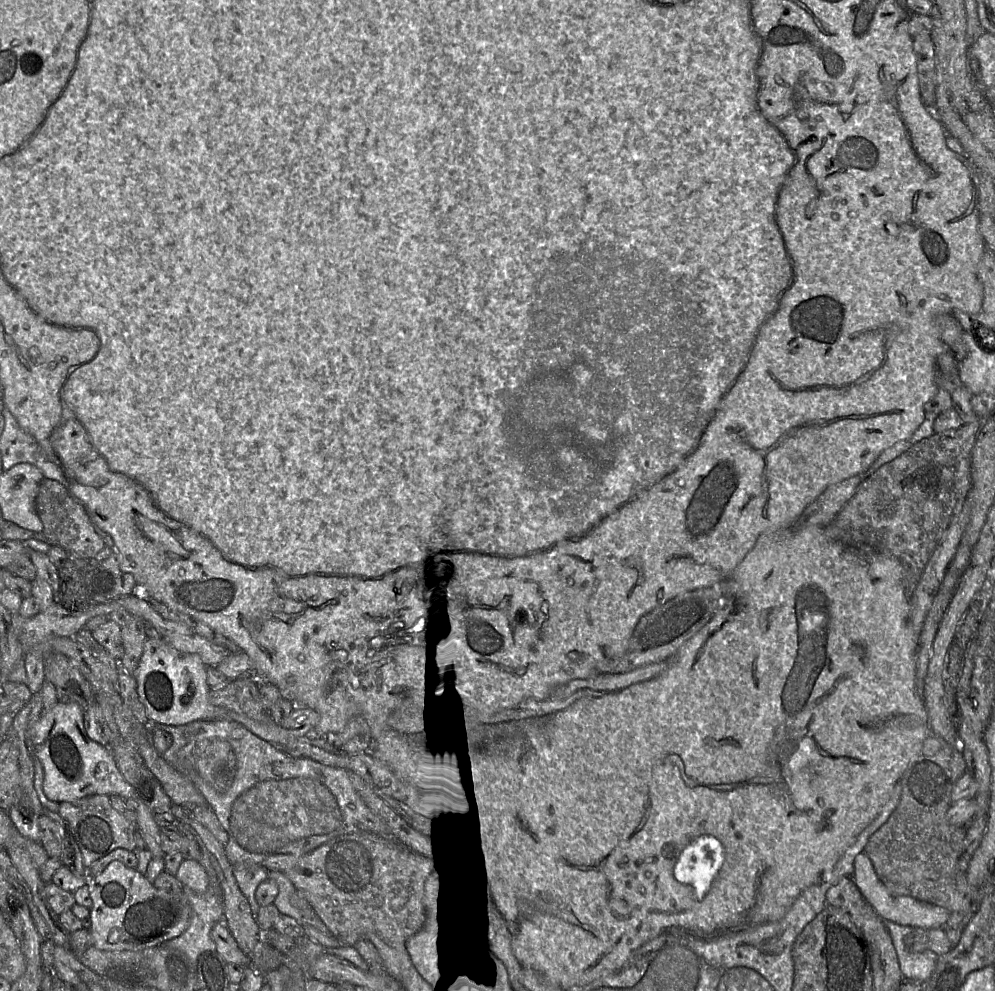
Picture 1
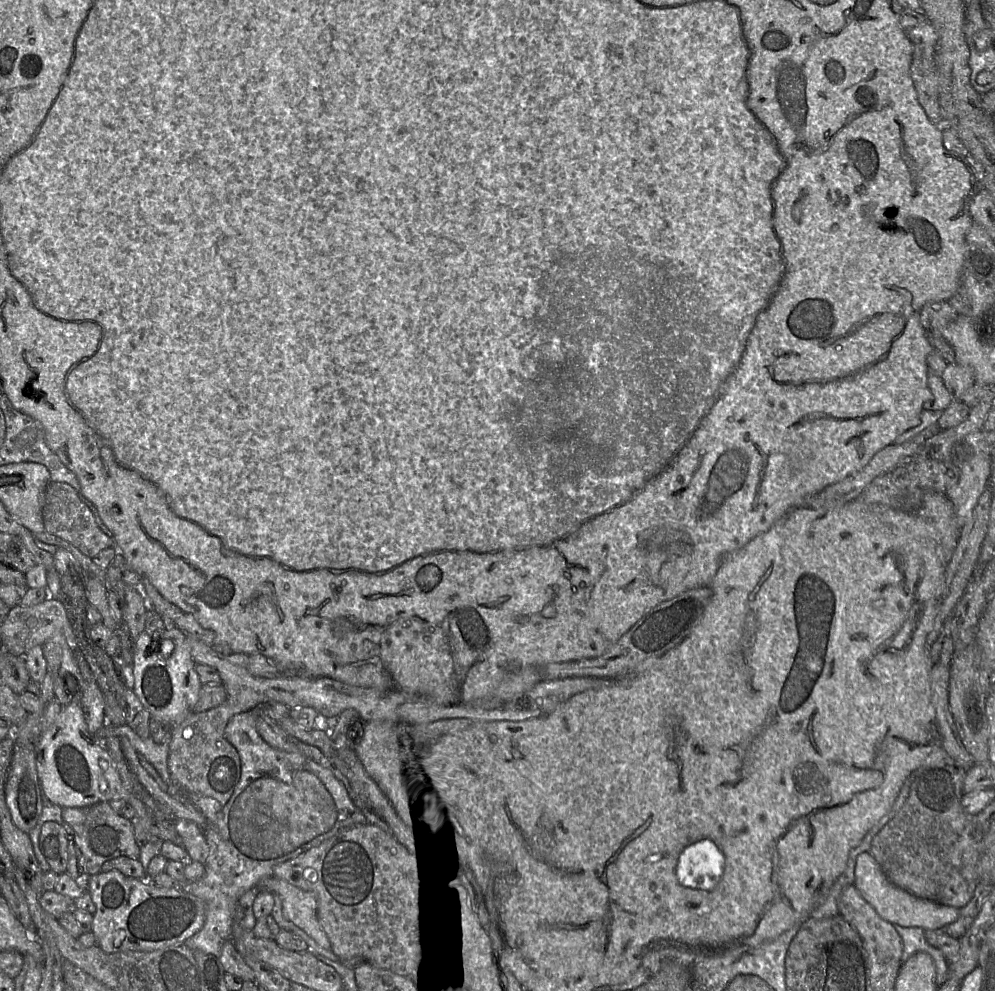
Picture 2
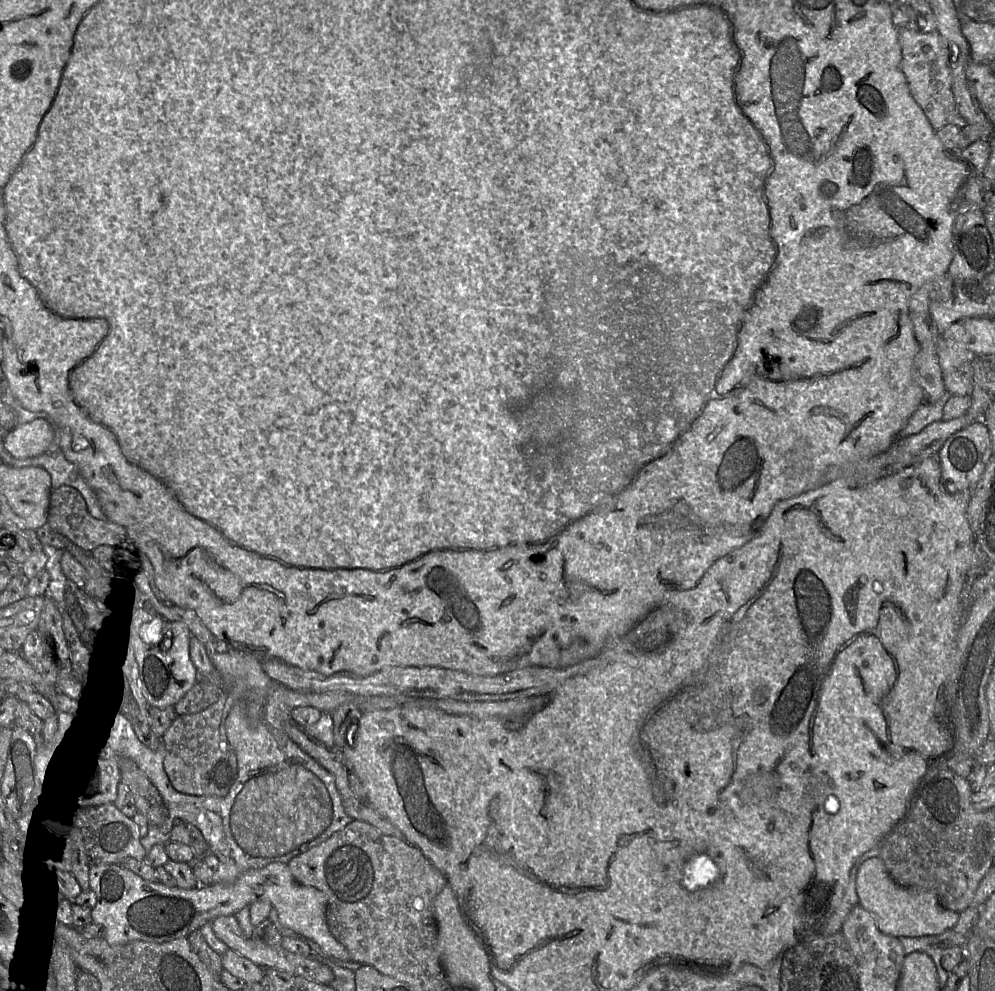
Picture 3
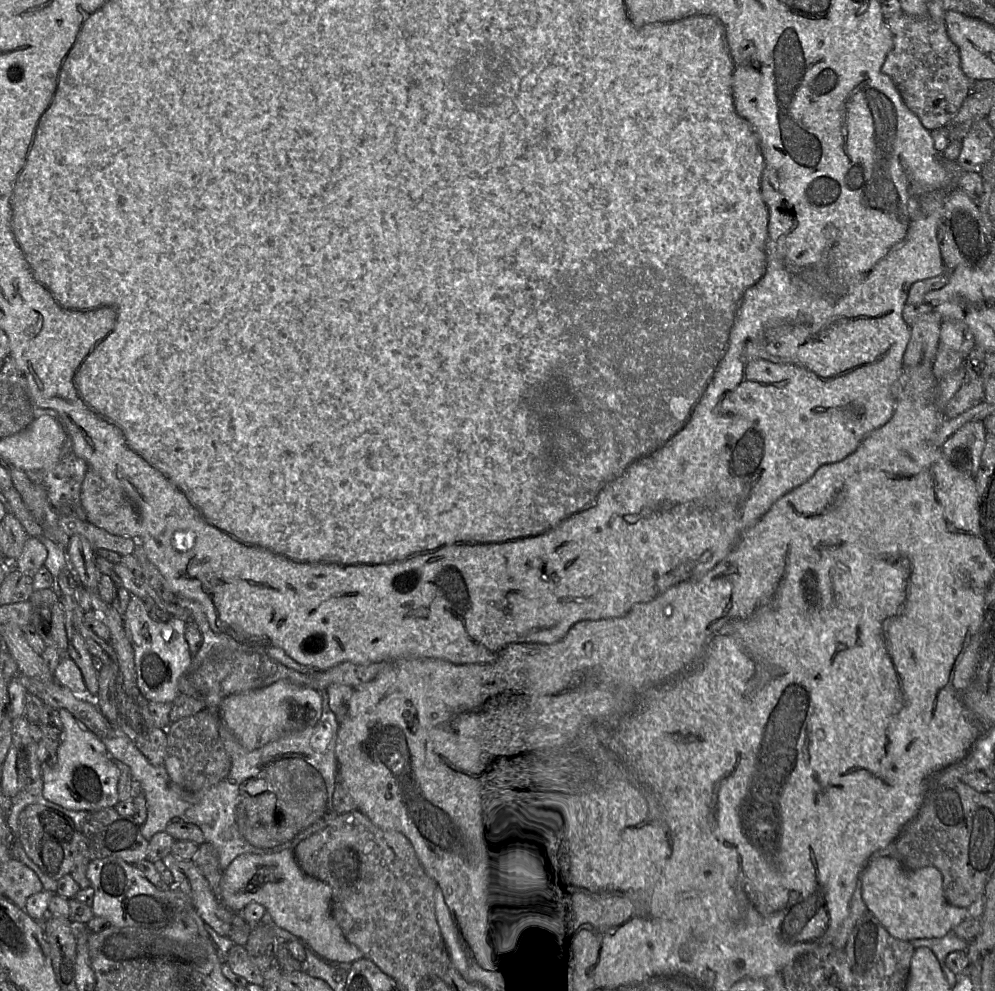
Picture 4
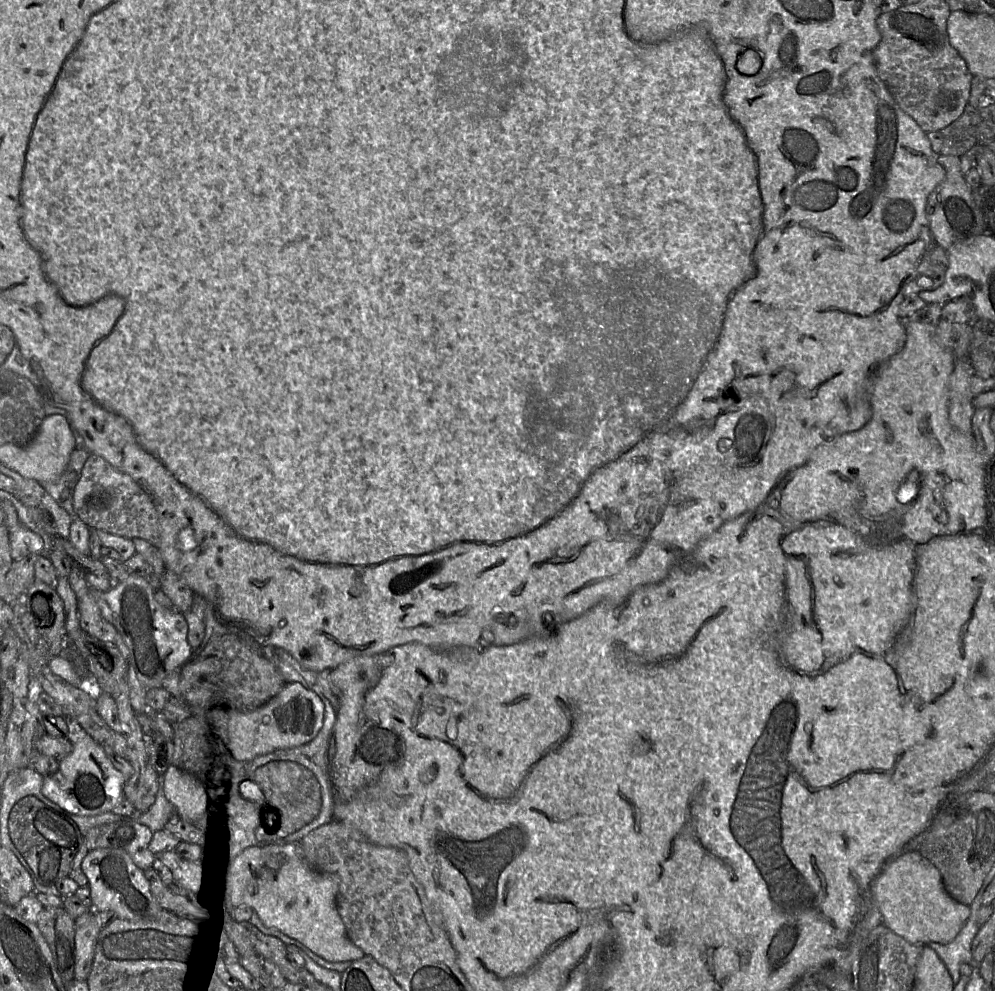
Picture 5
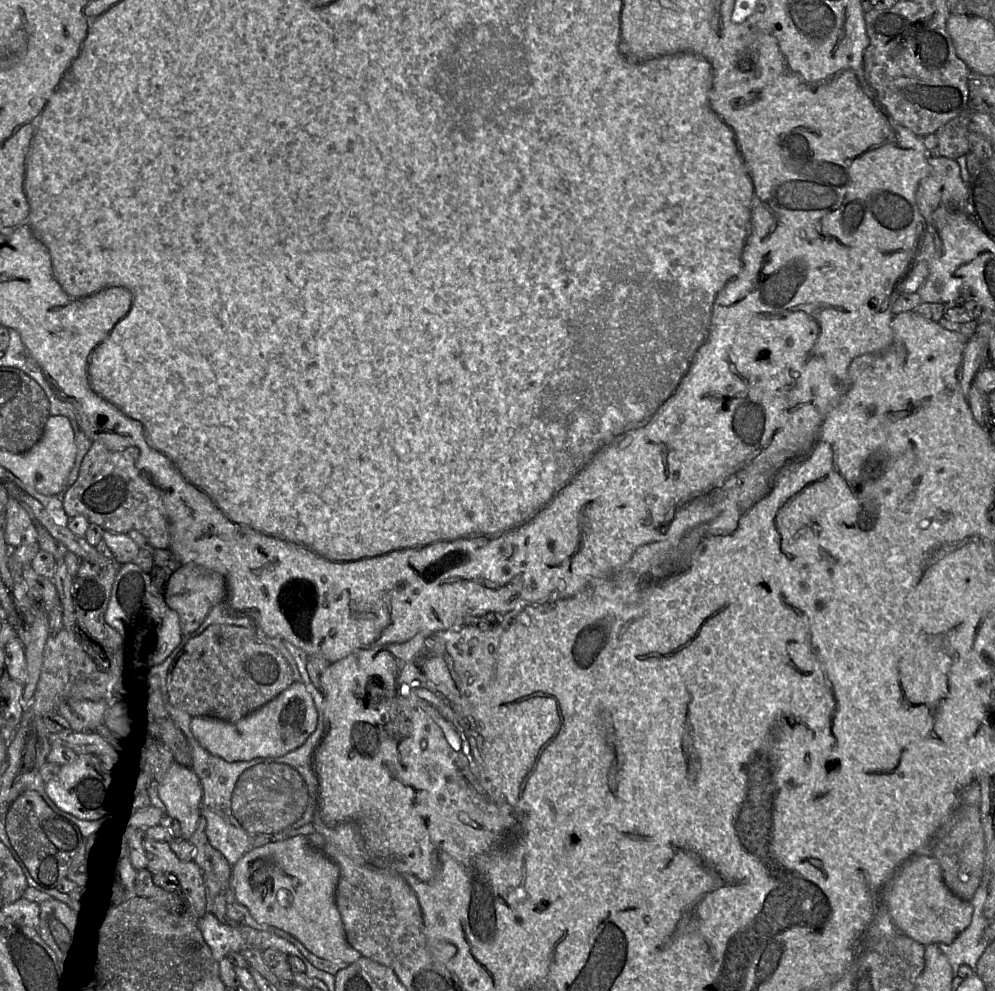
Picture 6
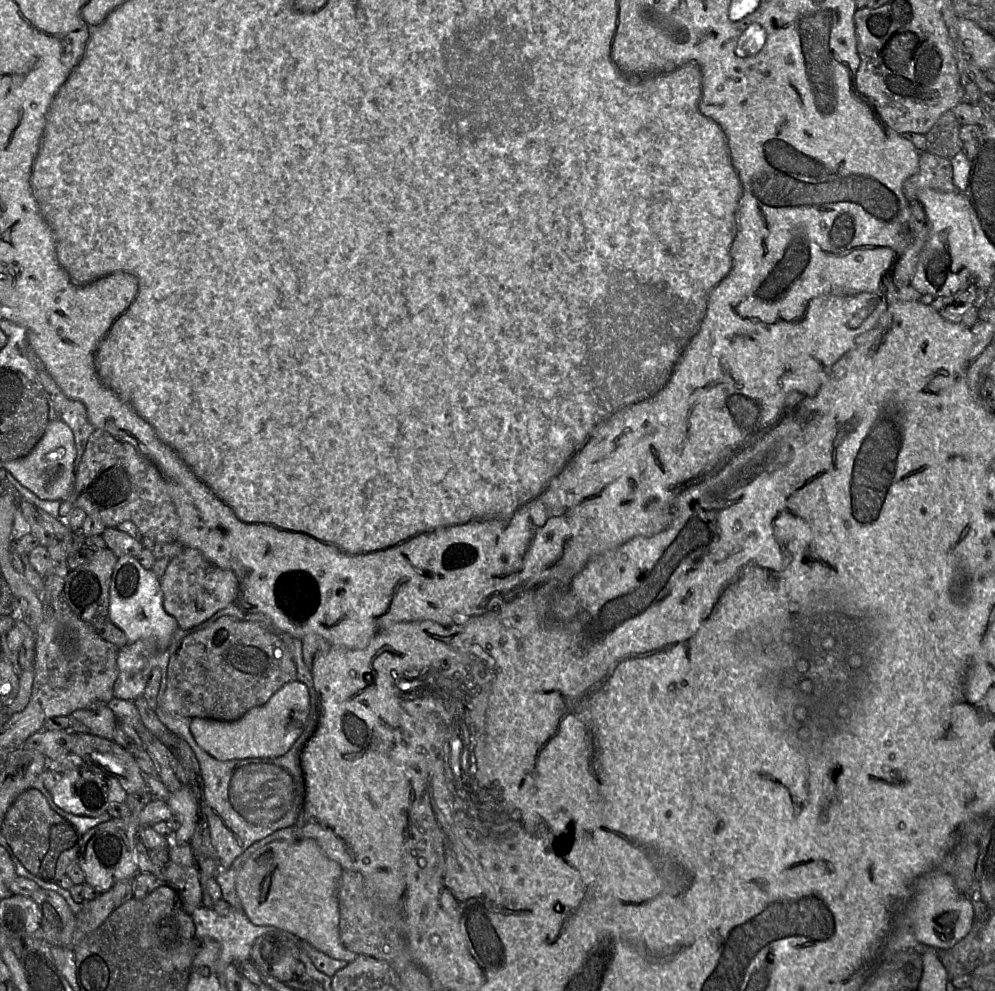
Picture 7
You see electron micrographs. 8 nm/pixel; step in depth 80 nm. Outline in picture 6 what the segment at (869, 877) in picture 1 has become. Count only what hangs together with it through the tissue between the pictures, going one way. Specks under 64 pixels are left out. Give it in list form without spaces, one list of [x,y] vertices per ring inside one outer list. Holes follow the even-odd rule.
[[[919,853],[905,861],[884,885],[881,900],[901,934],[923,944],[950,944],[972,920],[970,901],[956,896],[945,884],[942,869],[931,854]]]

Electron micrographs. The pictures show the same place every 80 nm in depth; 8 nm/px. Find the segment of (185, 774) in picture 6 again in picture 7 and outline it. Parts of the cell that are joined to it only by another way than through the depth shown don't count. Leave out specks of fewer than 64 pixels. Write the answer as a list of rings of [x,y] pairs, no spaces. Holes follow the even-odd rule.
[[[184,786],[170,793],[166,802],[181,823],[179,830],[172,835],[173,844],[190,843],[198,820],[199,788]]]

